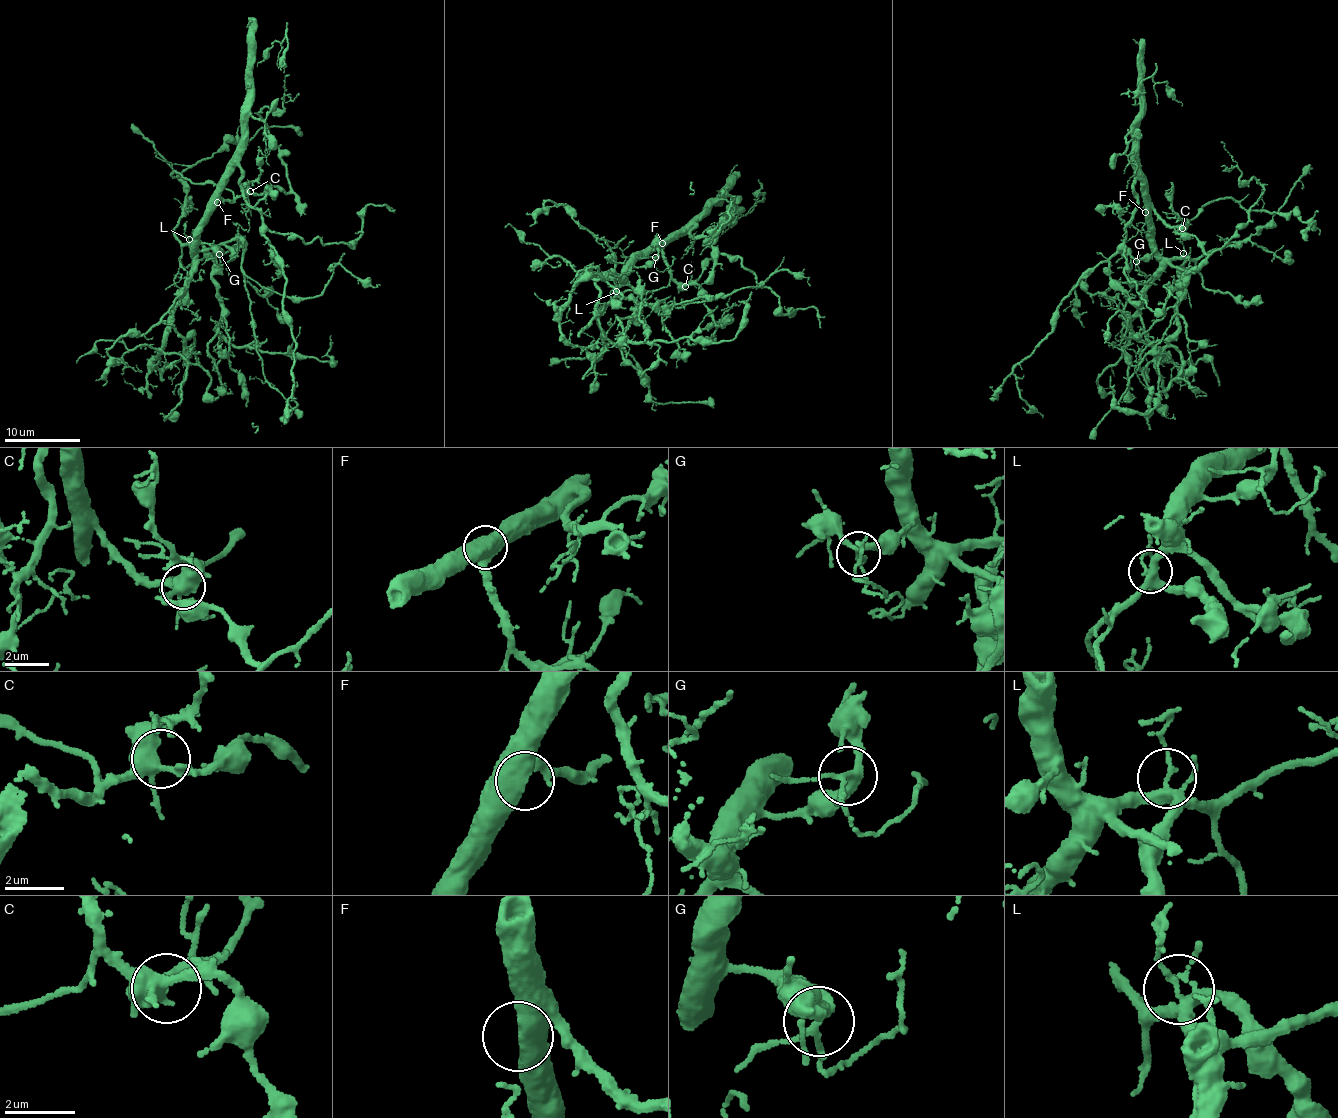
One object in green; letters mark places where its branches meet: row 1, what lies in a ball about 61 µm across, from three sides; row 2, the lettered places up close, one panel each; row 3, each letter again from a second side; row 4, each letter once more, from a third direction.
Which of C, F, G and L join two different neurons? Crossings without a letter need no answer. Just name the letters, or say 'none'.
none

